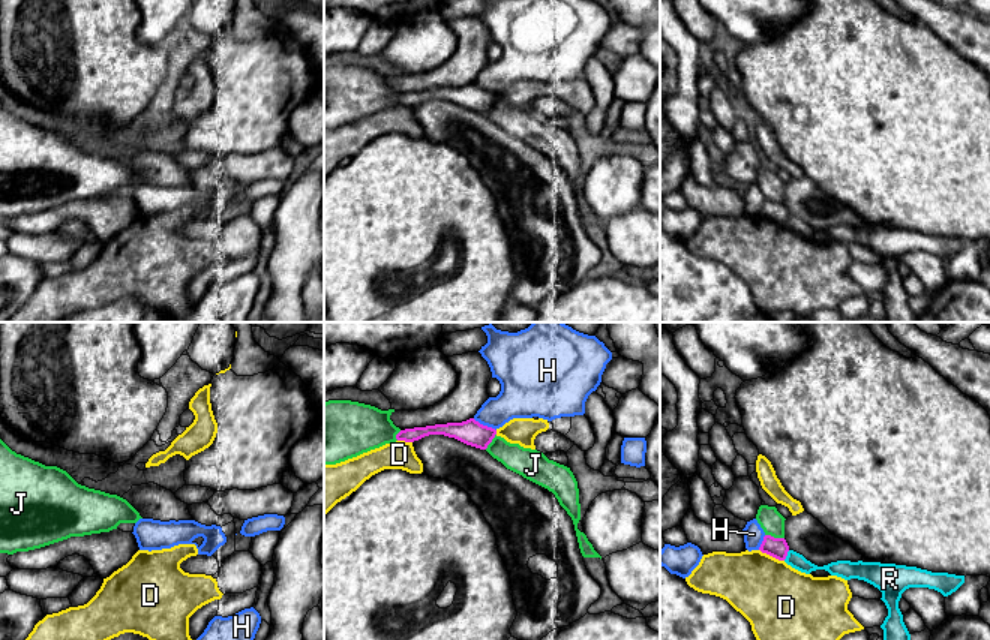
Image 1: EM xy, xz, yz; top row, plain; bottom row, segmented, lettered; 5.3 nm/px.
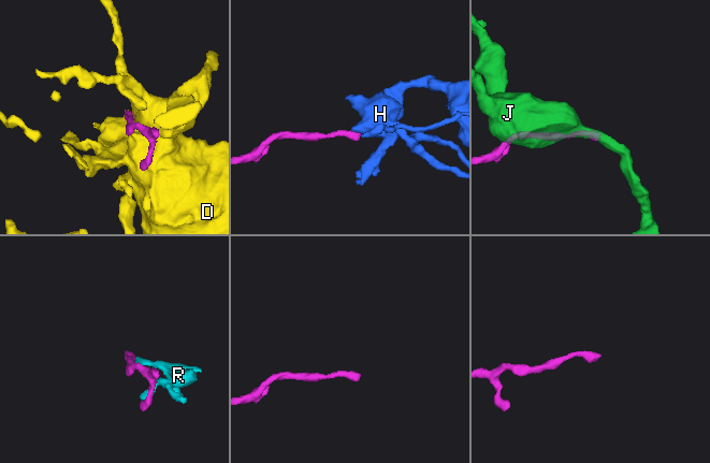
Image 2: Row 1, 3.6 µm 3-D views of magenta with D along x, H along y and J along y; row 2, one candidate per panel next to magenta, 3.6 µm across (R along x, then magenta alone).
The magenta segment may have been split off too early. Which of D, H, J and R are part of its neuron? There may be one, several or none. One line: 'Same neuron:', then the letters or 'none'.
Same neuron: none

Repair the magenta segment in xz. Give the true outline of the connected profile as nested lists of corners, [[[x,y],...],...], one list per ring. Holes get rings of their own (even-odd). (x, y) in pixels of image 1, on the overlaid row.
[[[474,418],[462,423],[435,424],[426,427],[414,427],[400,430],[396,435],[398,441],[414,442],[429,435],[444,435],[454,438],[466,445],[486,450],[496,435],[496,430],[480,424]]]

